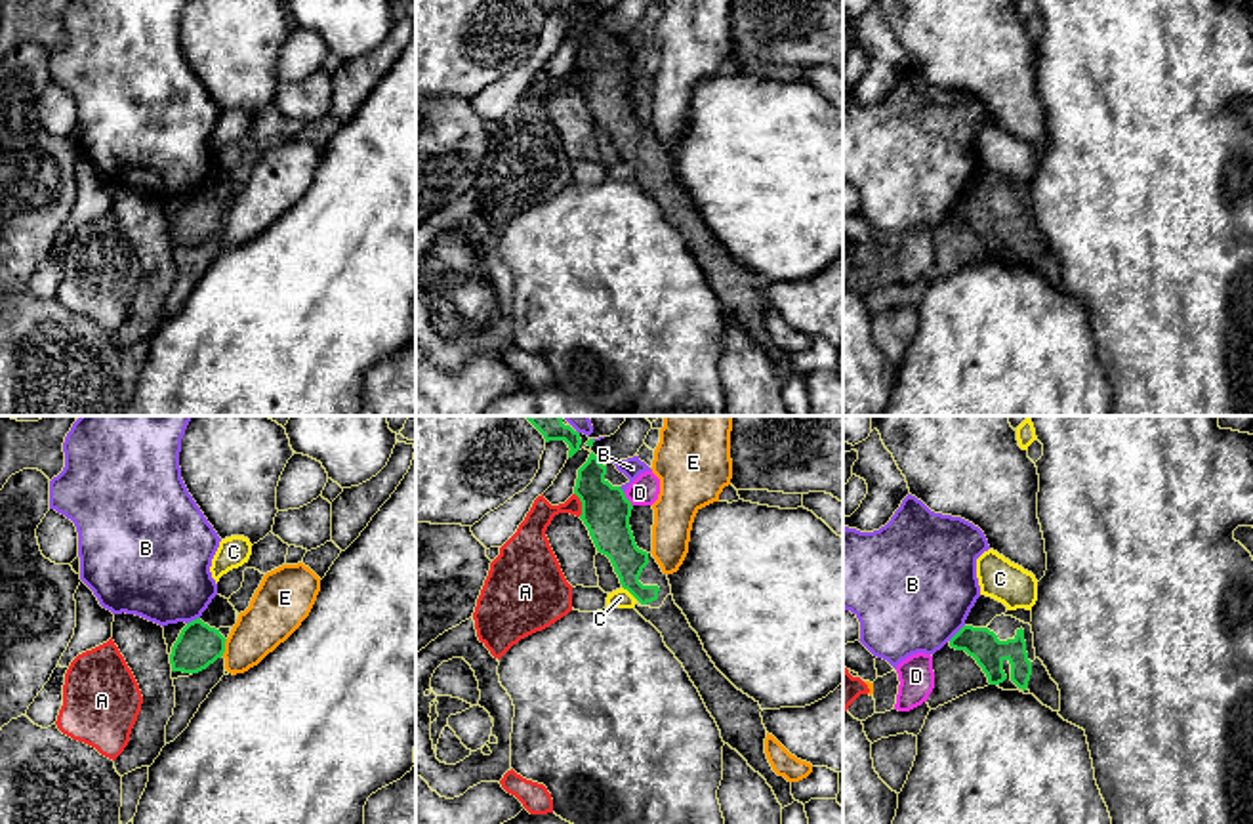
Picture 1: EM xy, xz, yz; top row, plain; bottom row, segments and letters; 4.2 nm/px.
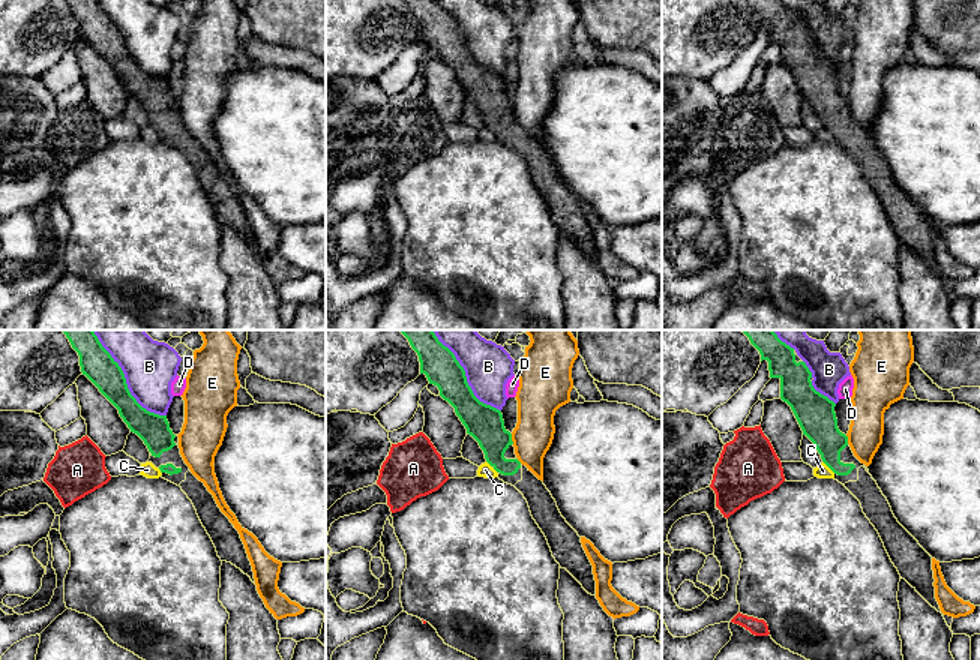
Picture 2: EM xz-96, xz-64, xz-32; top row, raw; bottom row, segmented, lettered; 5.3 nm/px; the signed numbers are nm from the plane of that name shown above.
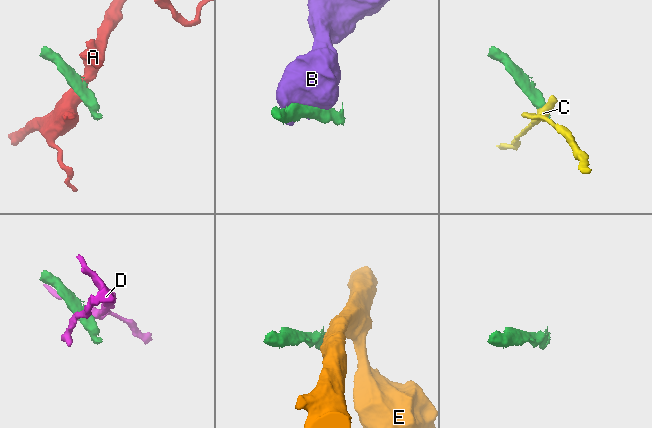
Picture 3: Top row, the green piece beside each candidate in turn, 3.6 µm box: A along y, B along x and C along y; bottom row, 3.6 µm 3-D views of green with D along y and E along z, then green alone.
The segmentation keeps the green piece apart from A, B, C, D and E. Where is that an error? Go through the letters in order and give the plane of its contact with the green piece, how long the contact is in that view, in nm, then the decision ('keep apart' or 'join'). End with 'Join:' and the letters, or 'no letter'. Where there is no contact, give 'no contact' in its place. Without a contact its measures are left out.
A: xz | 110 nm | keep apart
B: yz | 100 nm | keep apart
C: xz | 90 nm | keep apart
D: xz | 80 nm | keep apart
E: xy | 80 nm | keep apart
Join: no letter

